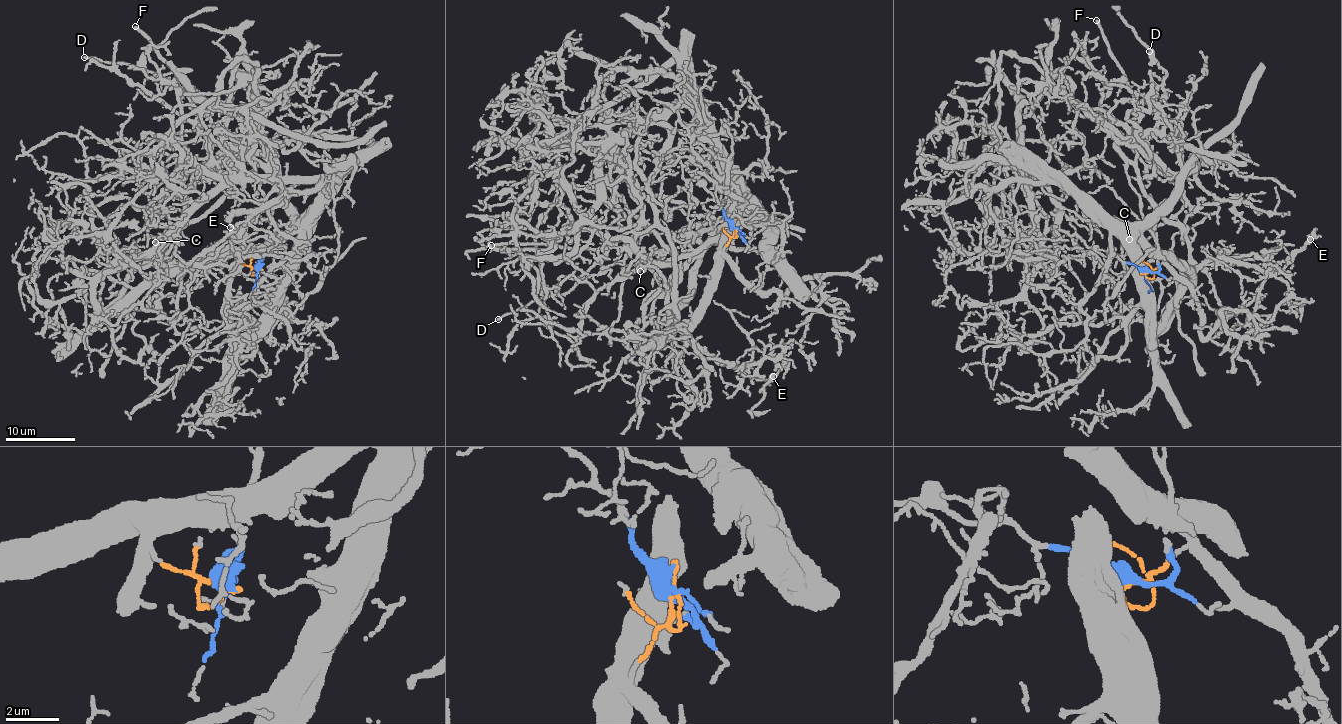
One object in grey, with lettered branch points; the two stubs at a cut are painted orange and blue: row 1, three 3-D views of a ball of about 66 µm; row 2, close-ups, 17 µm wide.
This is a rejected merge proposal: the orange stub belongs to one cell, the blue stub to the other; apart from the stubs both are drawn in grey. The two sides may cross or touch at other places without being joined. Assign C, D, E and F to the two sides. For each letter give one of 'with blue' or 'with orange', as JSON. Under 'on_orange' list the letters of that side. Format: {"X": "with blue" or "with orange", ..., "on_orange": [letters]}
{"C": "with orange", "D": "with blue", "E": "with orange", "F": "with blue", "on_orange": ["C", "E"]}

